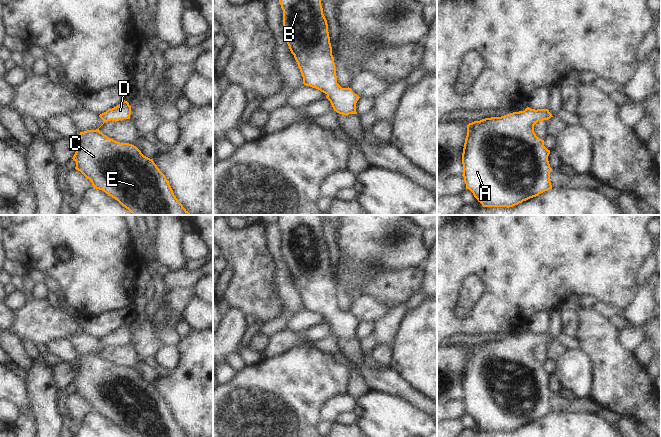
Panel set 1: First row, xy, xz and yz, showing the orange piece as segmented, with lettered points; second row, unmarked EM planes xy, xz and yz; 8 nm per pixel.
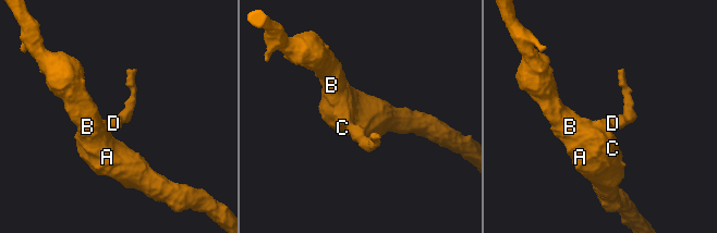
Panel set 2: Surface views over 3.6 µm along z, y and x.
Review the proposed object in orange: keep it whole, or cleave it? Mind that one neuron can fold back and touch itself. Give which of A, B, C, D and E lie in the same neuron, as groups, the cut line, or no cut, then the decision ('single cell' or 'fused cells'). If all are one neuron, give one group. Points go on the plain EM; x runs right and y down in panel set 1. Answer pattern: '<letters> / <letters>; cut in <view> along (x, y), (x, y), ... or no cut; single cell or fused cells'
A B C D E; no cut; single cell

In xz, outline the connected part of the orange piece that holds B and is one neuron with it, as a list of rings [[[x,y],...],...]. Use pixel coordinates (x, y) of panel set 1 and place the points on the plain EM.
[[[279,215],[283,259],[298,288],[303,308],[325,317],[334,335],[357,338],[359,320],[337,307],[336,292],[323,238],[321,215]]]

